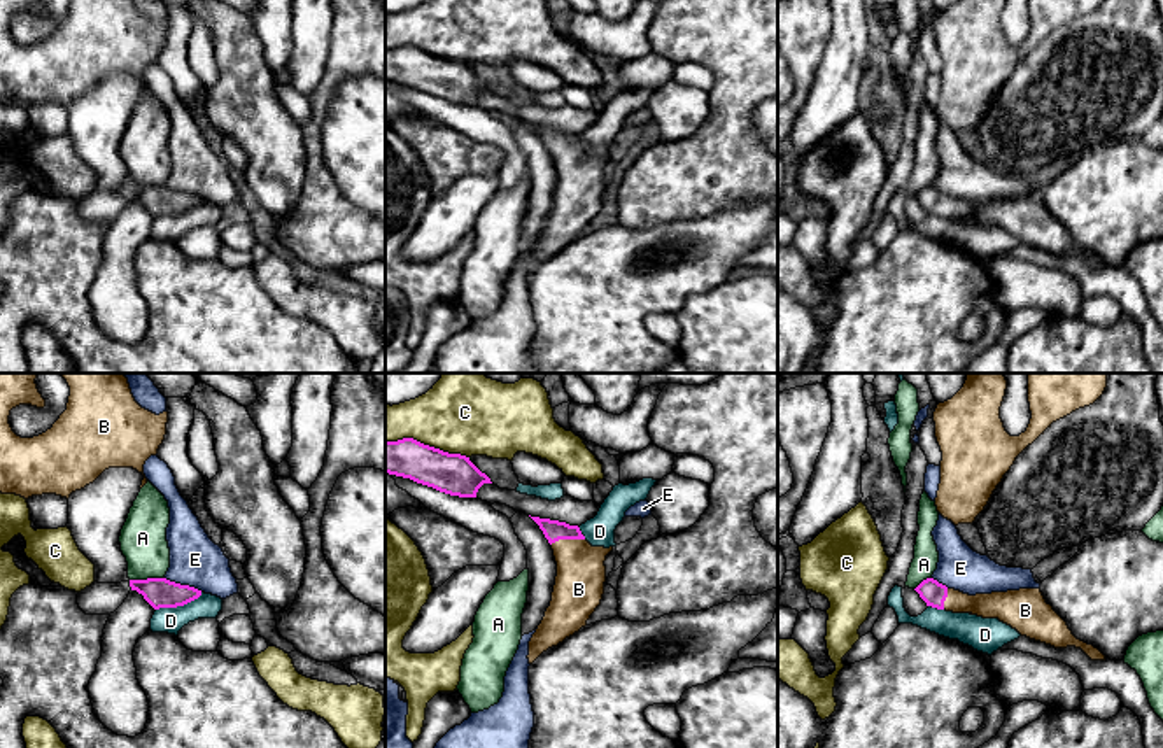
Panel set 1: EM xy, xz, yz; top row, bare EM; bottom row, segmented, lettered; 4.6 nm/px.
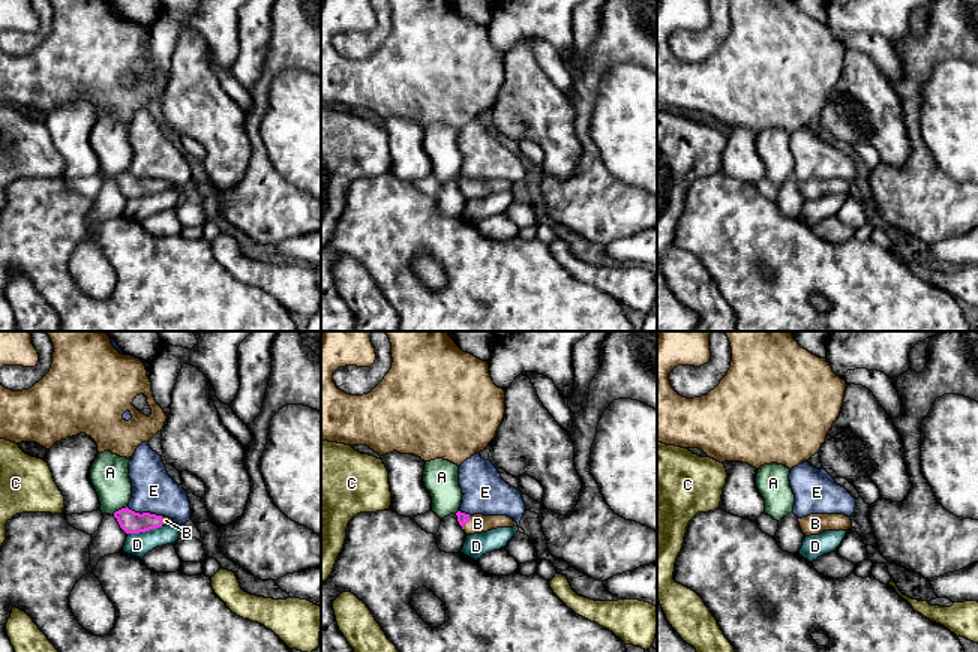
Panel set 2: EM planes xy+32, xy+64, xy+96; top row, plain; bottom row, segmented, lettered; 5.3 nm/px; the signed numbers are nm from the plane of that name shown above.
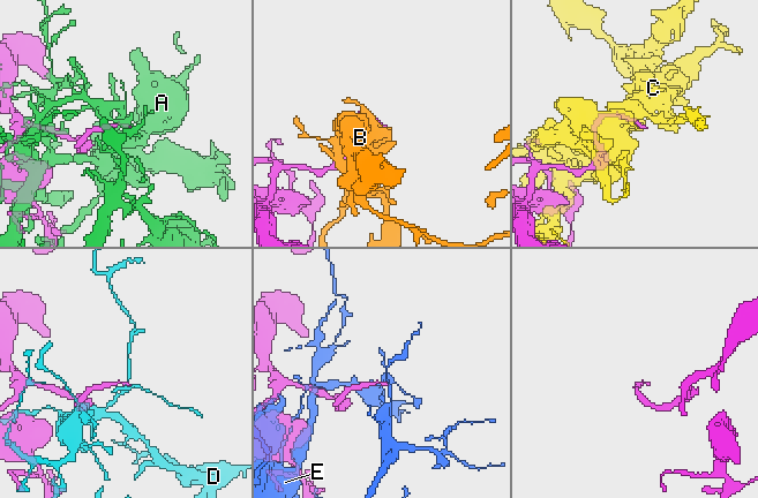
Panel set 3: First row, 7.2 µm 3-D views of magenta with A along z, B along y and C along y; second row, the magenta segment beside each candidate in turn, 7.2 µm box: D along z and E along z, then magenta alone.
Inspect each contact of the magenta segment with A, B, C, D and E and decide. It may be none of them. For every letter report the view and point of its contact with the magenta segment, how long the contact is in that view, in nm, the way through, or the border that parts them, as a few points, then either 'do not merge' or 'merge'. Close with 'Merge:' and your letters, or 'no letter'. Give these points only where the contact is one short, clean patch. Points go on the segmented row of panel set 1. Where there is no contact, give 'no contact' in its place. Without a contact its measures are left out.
A: xy (148, 578) | 160 nm | do not merge
B: xz (566, 538) | 160 nm | merge
C: xz (428, 445) | 400 nm | do not merge
D: xy (179, 605) | 240 nm | do not merge
E: xy (184, 585) | 190 nm | do not merge
Merge: B

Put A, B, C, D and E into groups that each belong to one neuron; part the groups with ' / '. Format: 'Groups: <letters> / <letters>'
Groups: A / B / C / D / E

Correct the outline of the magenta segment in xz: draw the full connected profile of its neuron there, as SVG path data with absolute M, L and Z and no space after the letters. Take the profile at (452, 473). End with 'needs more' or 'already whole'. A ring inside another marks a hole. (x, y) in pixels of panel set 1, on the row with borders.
M413 438L385 441L385 473L459 497L476 497L483 483L492 483L469 457L443 452Z; already whole

